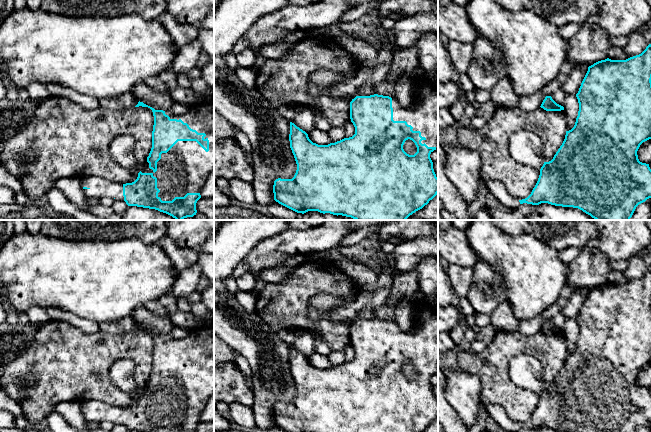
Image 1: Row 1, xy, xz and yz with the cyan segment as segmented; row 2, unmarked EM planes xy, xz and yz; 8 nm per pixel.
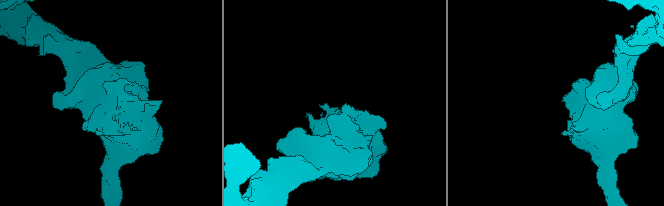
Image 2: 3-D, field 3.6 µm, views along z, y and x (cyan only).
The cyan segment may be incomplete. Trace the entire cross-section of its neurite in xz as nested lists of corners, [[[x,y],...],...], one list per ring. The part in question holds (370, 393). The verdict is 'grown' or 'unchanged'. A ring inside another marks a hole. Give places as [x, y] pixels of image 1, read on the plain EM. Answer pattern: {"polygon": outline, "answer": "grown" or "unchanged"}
{"polygon": [[[424,301],[417,305],[417,312],[412,317],[412,329],[409,331],[402,331],[395,320],[389,321],[374,318],[370,320],[356,320],[352,323],[350,326],[350,343],[355,351],[355,358],[335,367],[328,369],[313,367],[305,355],[290,346],[290,372],[297,388],[297,394],[292,403],[278,402],[274,405],[274,424],[287,432],[423,432],[427,429],[438,418],[438,402],[430,382],[430,378],[436,374],[438,368],[438,309],[426,304]],[[408,363],[412,364],[417,371],[417,376],[414,379],[407,378],[403,373],[403,369]]], "answer": "grown"}

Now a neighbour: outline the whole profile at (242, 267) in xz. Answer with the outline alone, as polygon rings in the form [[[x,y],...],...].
[[[243,260],[237,265],[237,267],[233,270],[230,276],[234,279],[237,279],[241,277],[244,273],[247,273],[248,270],[249,270],[249,267],[245,262],[245,260]]]

